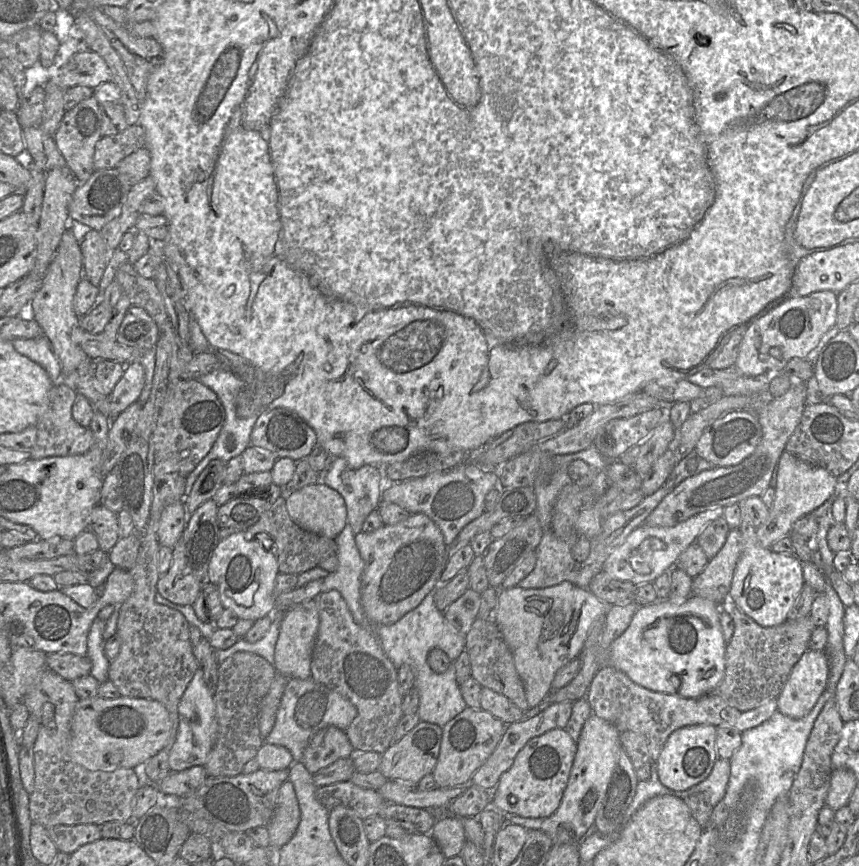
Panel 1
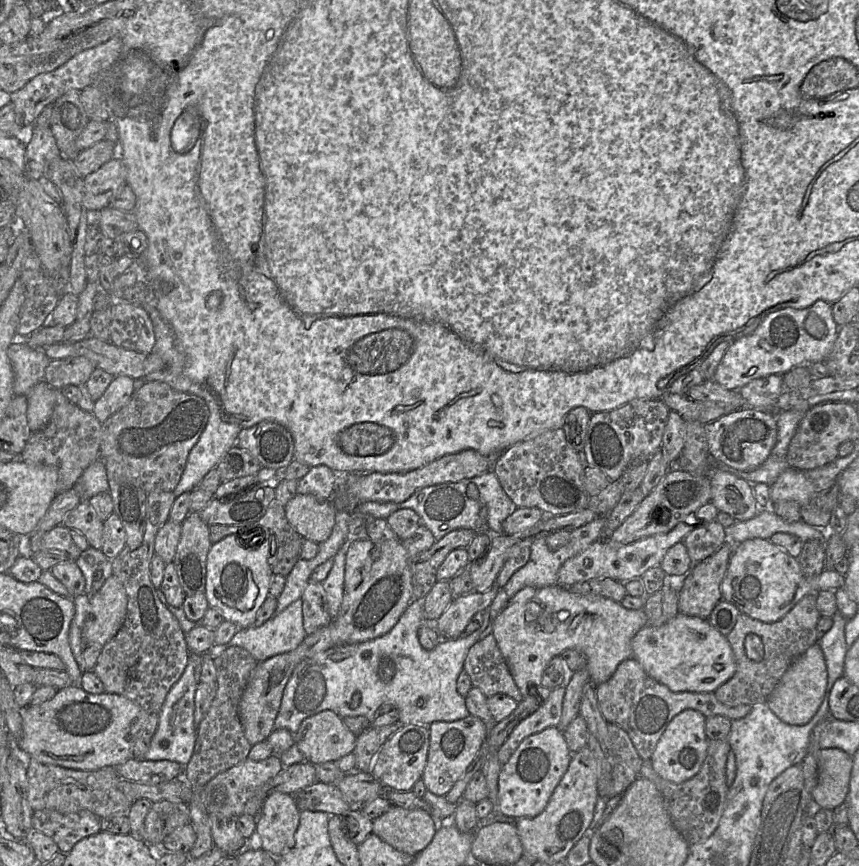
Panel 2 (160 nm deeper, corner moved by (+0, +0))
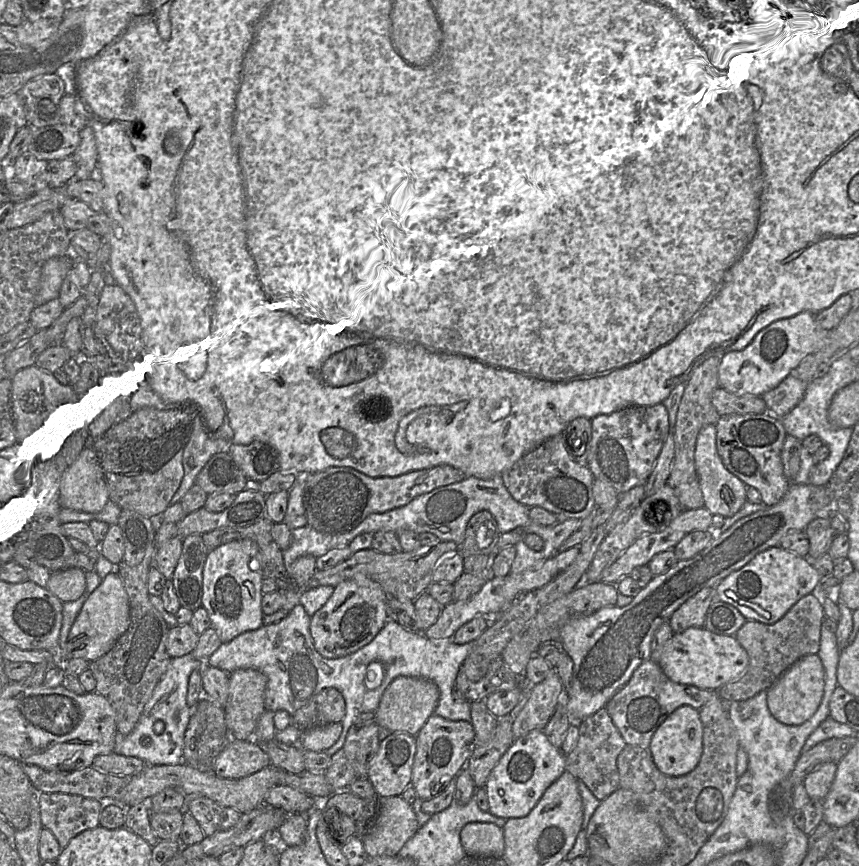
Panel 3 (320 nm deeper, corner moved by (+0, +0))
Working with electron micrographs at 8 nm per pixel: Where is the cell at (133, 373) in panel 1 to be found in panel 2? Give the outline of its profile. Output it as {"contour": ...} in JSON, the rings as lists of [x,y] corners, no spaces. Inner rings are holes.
{"contour":[[[115,376],[104,392],[94,403],[93,414],[100,423],[124,407],[134,393],[134,379],[130,376]]]}

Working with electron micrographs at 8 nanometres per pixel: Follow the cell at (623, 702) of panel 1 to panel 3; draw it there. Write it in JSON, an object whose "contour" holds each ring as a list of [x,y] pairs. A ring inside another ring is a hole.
{"contour":[[[648,660],[633,672],[629,681],[612,696],[605,707],[627,745],[649,748],[655,731],[674,710],[684,705],[699,710],[717,698],[717,692],[673,682],[658,663]]]}

